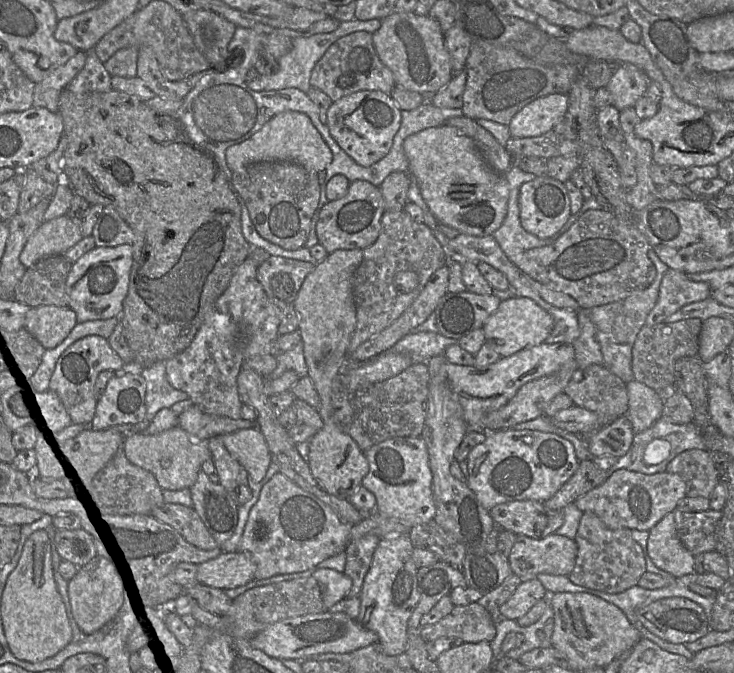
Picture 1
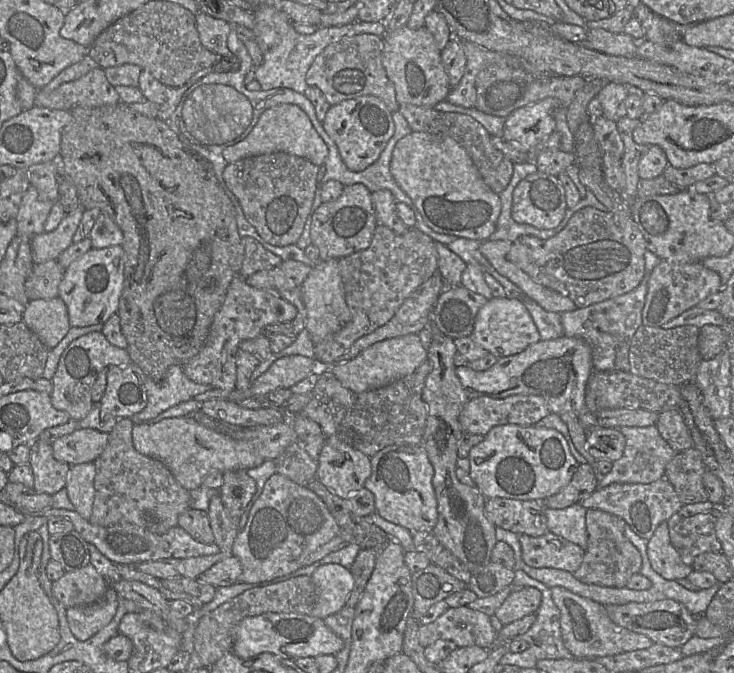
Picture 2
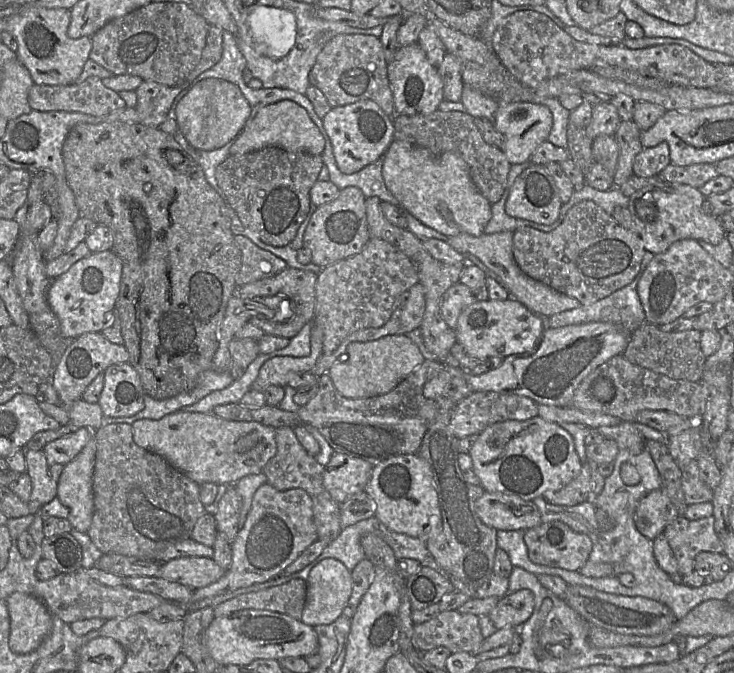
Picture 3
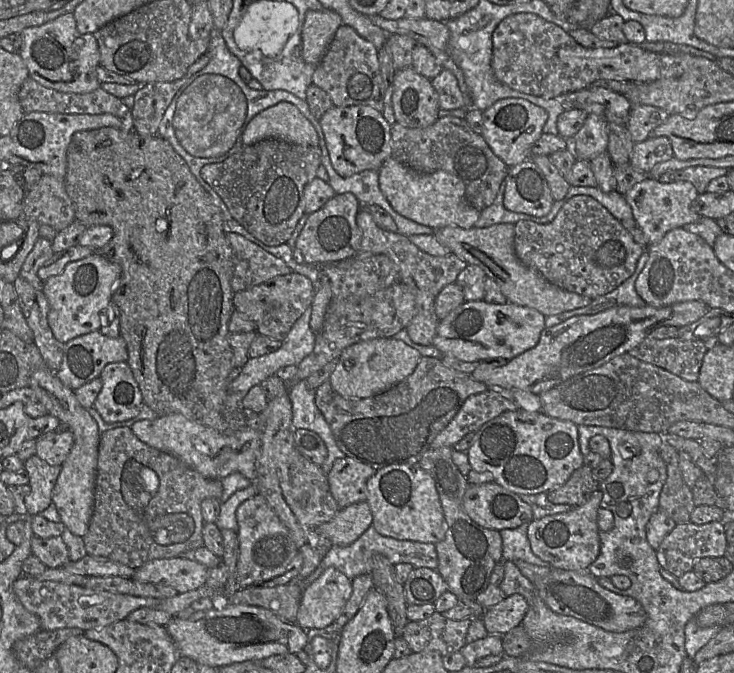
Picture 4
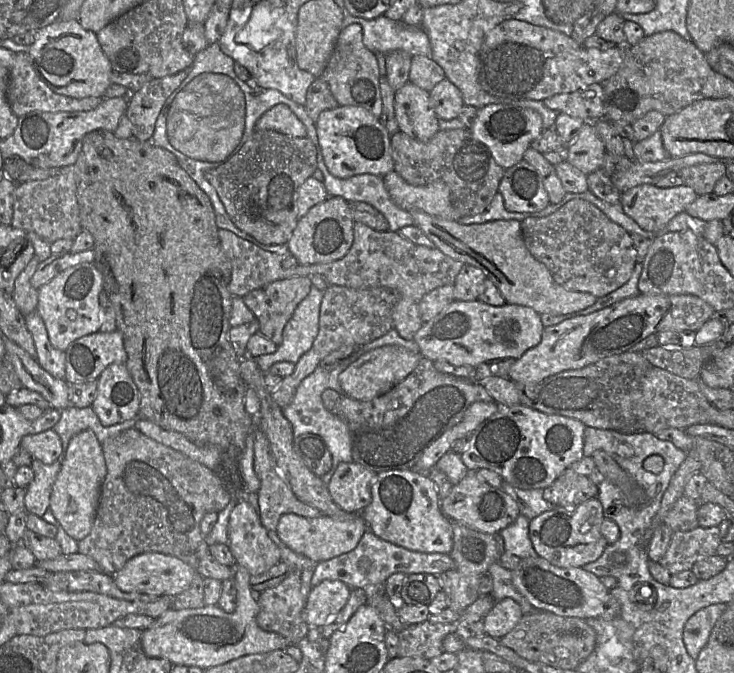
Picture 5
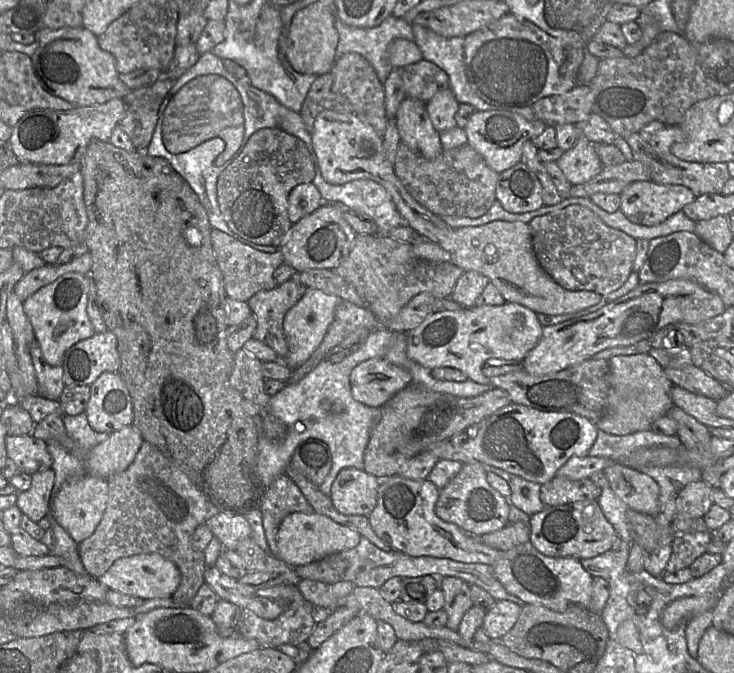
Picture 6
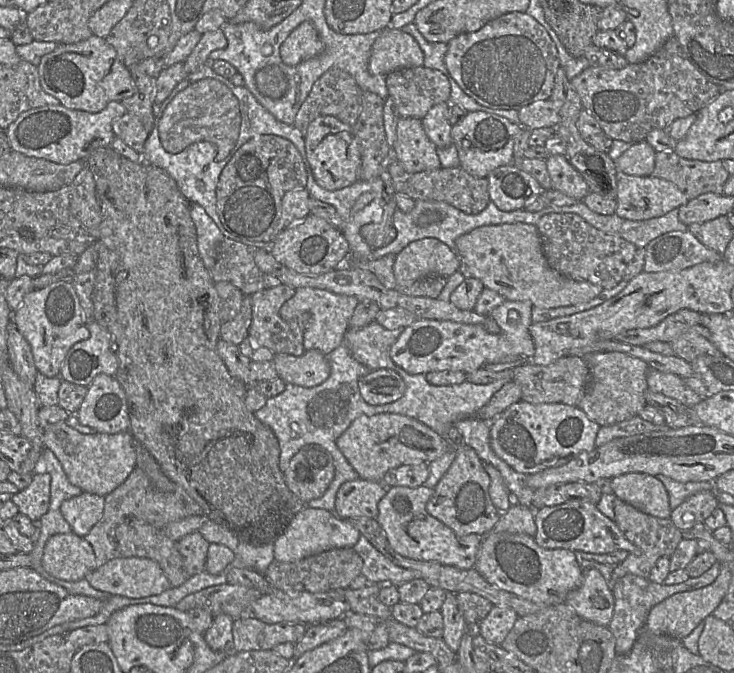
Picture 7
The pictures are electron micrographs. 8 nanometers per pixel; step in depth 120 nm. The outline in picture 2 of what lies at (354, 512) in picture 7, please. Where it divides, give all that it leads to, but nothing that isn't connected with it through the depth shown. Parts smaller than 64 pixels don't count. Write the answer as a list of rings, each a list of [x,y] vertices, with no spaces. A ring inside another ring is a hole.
[[[326,438],[317,460],[317,479],[338,497],[348,498],[370,477],[370,459],[336,439]]]

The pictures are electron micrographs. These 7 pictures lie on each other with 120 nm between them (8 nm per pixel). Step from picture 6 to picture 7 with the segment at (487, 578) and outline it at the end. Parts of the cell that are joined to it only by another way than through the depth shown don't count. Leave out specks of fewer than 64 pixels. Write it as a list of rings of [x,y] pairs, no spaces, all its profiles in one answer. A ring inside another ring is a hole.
[[[362,534],[352,547],[362,558],[361,575],[371,584],[399,586],[421,576],[413,570],[399,567],[380,553]]]

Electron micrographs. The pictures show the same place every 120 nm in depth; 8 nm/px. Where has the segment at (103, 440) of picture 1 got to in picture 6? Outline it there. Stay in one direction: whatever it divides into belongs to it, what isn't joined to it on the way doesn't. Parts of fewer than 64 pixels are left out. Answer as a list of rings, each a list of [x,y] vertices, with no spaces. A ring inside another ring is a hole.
[[[32,434],[7,435],[5,444],[8,459],[12,460],[22,473],[33,475],[51,468],[52,458],[44,440]]]

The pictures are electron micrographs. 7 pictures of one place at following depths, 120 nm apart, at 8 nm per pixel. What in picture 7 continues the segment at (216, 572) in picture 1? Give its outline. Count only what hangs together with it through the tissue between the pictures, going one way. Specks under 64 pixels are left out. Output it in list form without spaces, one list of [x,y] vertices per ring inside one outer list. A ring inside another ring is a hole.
[[[150,558],[112,559],[86,578],[96,590],[128,598],[158,595],[171,587],[160,565]]]

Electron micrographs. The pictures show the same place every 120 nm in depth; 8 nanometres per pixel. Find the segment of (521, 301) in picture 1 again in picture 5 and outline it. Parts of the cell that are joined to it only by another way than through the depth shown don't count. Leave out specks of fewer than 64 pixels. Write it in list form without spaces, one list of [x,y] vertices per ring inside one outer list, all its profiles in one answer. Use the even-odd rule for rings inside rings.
[[[455,300],[433,319],[423,323],[414,341],[422,357],[476,368],[486,361],[520,358],[528,349],[540,343],[543,329],[540,314],[528,306],[507,302],[502,306],[492,306],[479,300]]]

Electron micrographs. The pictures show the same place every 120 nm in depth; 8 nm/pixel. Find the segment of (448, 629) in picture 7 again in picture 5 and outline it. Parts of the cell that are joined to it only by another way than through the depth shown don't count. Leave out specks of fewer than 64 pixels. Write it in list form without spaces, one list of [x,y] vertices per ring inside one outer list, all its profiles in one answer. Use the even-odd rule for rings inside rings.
[[[452,522],[453,547],[450,557],[456,567],[439,575],[442,591],[448,597],[448,607],[462,614],[480,596],[479,583],[481,578],[488,573],[488,568],[499,561],[504,553],[504,540],[500,533],[484,533],[467,527],[460,522]]]

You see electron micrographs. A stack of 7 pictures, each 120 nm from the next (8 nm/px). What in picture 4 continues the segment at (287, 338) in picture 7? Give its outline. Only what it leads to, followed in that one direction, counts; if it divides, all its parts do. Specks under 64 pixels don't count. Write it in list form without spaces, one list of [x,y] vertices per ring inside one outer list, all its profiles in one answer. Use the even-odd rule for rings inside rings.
[[[291,272],[248,290],[234,293],[233,304],[236,311],[256,323],[256,332],[259,335],[282,342],[287,338],[296,321],[311,307],[314,295],[315,288],[312,281],[302,274]]]

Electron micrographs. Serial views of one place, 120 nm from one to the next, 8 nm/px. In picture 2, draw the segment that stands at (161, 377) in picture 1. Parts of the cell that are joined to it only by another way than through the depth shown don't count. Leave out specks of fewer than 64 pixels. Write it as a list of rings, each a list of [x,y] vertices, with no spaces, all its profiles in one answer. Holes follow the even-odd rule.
[[[181,365],[170,367],[161,381],[145,377],[146,407],[130,417],[133,423],[146,423],[167,409],[194,399],[199,394],[213,389],[209,385],[190,380]]]

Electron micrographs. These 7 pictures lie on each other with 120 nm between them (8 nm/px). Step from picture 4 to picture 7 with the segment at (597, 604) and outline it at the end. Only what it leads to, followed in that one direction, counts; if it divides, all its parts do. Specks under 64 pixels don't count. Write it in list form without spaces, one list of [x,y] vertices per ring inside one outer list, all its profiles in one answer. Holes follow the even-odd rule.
[[[493,531],[482,538],[474,569],[490,584],[548,606],[565,603],[568,593],[581,584],[584,574],[572,550],[546,549],[529,535]]]

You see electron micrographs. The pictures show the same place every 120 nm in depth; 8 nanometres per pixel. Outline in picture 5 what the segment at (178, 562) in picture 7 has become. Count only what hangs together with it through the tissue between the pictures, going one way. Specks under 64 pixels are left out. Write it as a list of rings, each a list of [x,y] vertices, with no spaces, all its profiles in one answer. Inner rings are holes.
[[[135,428],[127,429],[102,443],[106,476],[101,487],[97,514],[90,533],[78,542],[78,553],[94,559],[100,571],[113,575],[132,557],[148,552],[174,556],[195,570],[190,586],[173,597],[175,610],[196,609],[204,604],[204,578],[198,572],[200,560],[209,553],[206,537],[201,534],[200,522],[208,512],[219,513],[232,499],[223,487],[221,478],[203,465],[182,453],[158,443]]]

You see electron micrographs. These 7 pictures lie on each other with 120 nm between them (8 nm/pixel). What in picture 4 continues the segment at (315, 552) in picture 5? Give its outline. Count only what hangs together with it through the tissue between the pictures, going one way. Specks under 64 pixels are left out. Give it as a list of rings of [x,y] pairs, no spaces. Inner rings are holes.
[[[362,501],[341,508],[332,520],[318,527],[318,533],[328,538],[333,545],[348,546],[355,542],[372,525],[372,521],[373,516],[370,506],[367,501]]]

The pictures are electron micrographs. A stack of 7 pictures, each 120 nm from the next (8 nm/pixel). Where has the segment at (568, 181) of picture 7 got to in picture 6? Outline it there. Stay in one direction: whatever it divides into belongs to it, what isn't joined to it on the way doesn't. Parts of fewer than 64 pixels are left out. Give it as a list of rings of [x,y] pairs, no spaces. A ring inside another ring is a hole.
[[[580,134],[576,144],[556,161],[572,185],[591,180],[604,167],[594,144]]]

